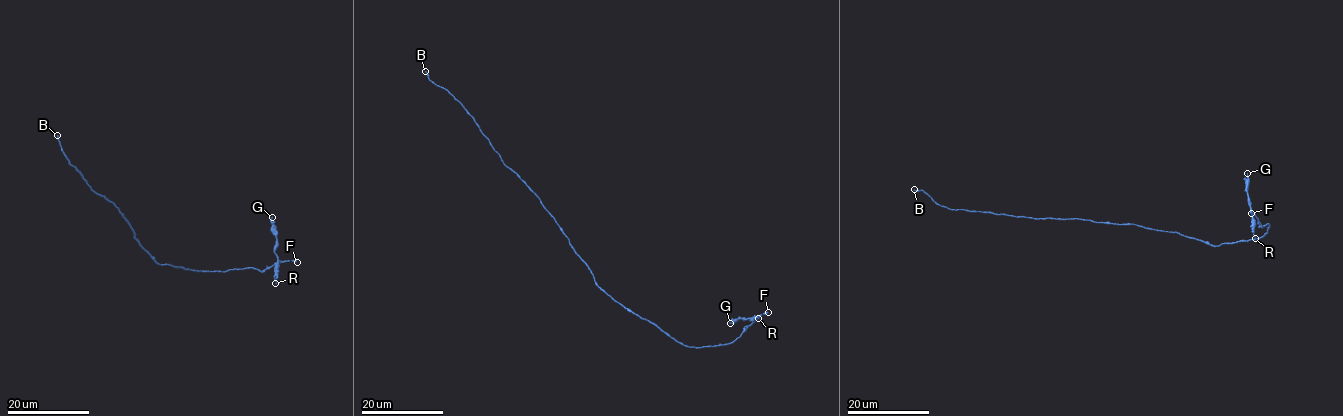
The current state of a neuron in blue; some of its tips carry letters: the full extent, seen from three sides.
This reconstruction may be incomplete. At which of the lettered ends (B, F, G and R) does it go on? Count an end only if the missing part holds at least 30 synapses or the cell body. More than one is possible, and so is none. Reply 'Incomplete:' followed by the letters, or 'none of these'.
Incomplete: B, F

